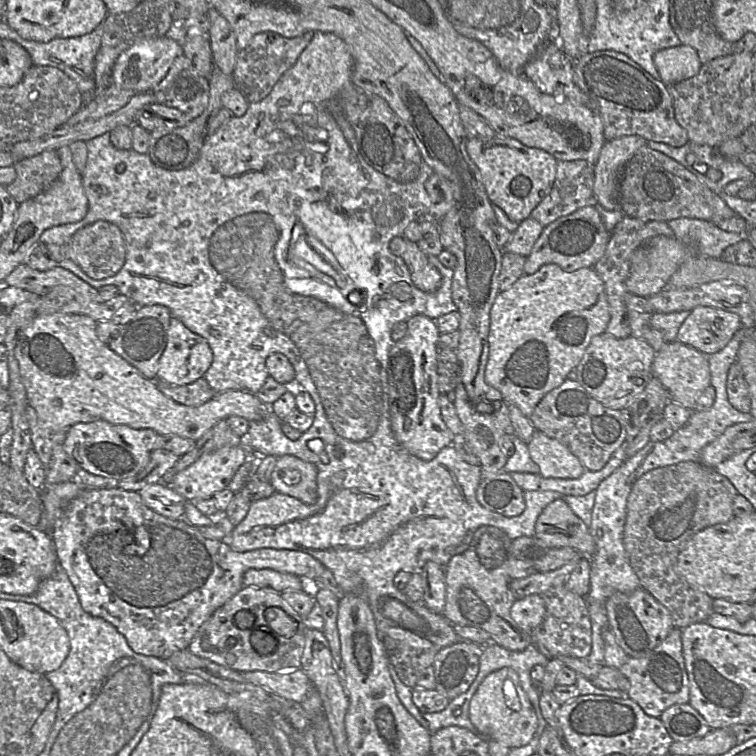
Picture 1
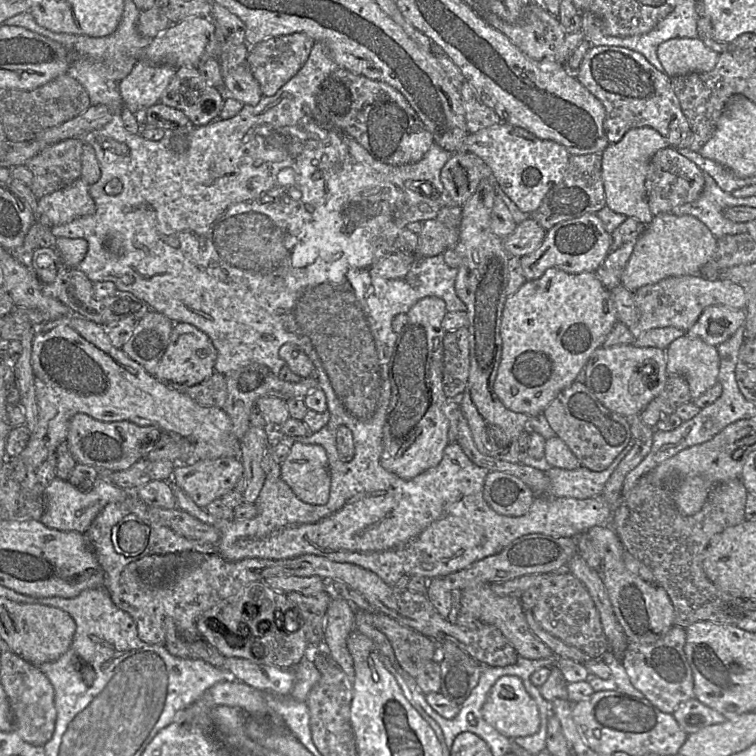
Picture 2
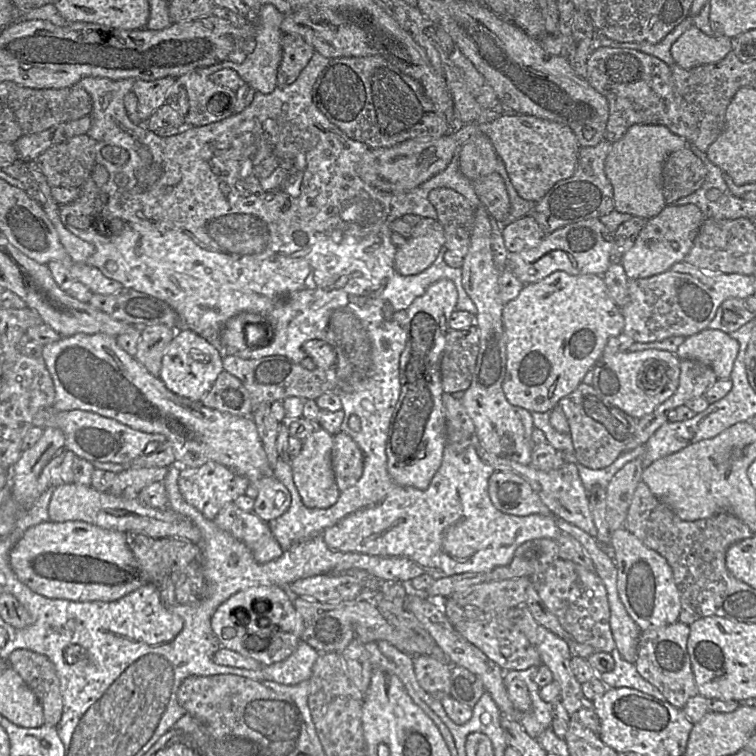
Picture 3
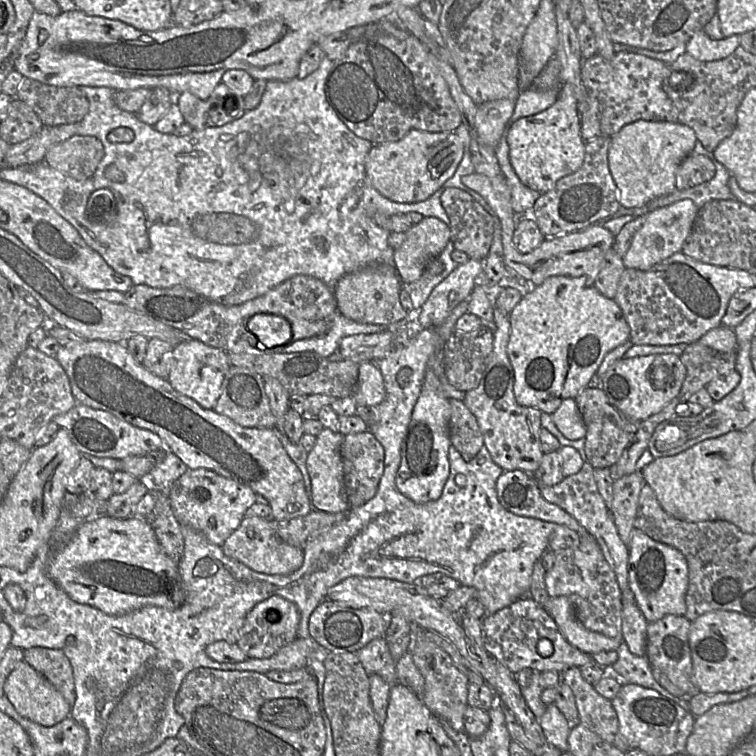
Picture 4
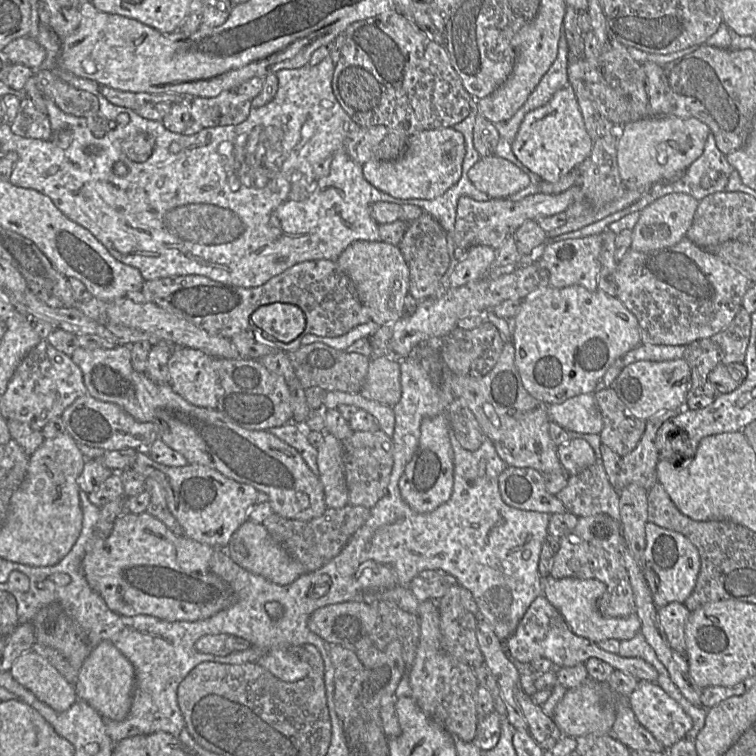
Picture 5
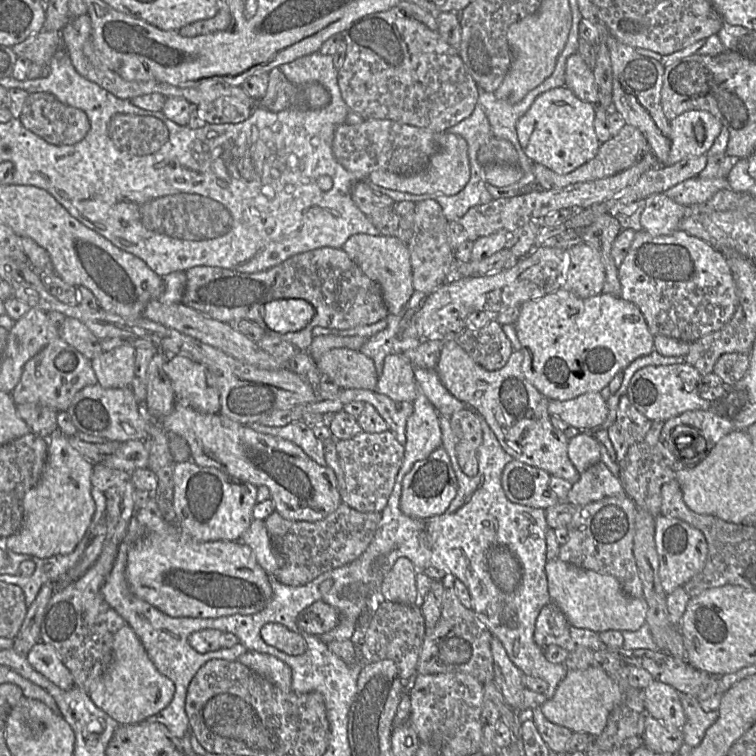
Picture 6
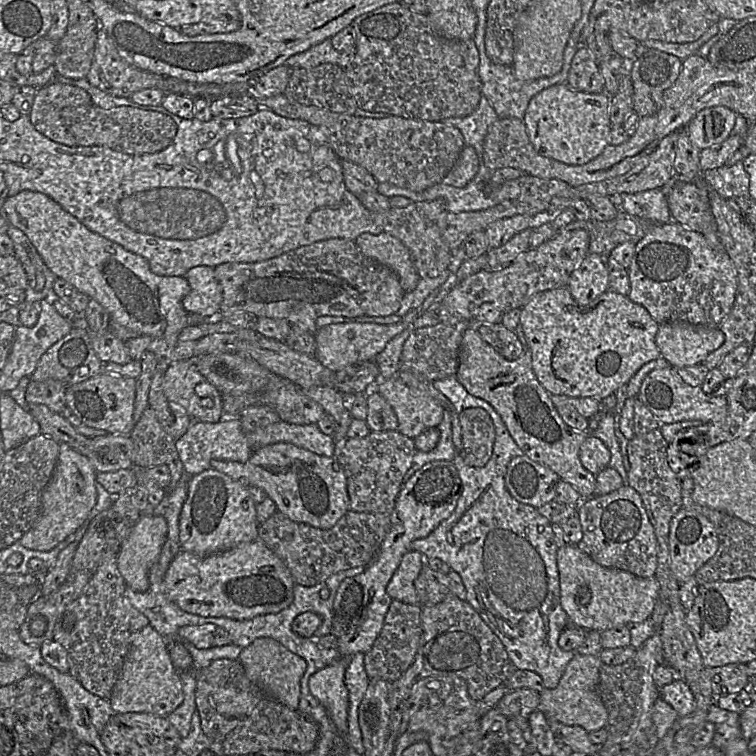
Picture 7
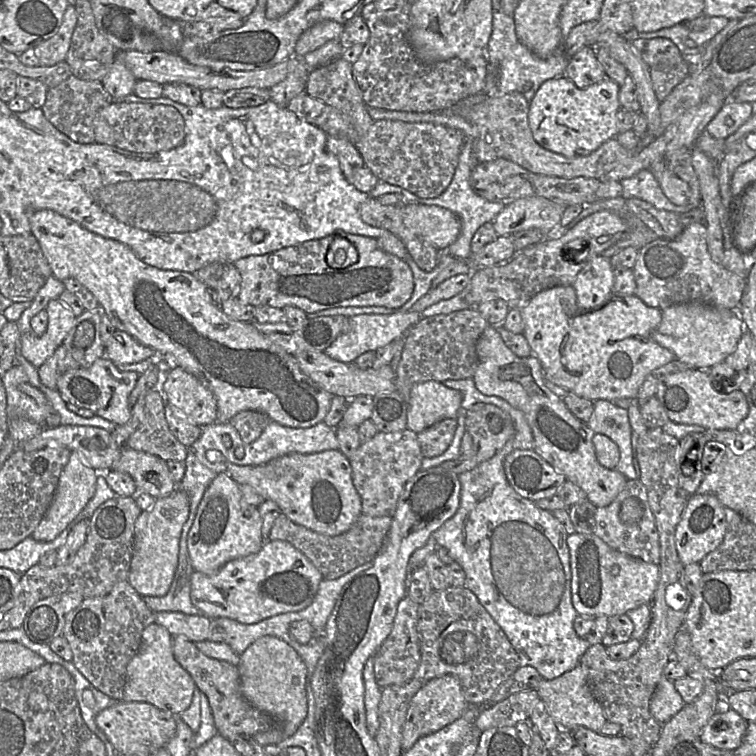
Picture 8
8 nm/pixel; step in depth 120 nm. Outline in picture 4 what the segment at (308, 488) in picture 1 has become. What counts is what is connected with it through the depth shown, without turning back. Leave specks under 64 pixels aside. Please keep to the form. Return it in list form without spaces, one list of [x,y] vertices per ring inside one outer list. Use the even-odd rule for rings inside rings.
[[[324,427],[316,436],[314,447],[308,452],[306,466],[311,479],[310,497],[314,510],[339,513],[346,512],[350,507],[346,500],[343,461],[340,453],[343,436]]]

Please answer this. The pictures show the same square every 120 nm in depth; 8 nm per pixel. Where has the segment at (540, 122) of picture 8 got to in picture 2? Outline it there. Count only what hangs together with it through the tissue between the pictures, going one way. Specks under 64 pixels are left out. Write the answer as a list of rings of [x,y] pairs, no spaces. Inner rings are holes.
[[[502,122],[468,133],[461,152],[480,157],[491,169],[493,182],[520,211],[529,214],[541,205],[548,191],[562,181],[570,157],[563,145],[539,139],[523,128]]]

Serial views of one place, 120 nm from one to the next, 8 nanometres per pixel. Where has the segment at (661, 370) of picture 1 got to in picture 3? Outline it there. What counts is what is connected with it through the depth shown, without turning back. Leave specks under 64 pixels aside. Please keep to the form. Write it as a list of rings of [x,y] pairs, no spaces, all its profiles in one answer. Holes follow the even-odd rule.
[[[704,329],[685,338],[675,355],[710,366],[718,380],[729,379],[740,349],[739,342],[717,329]]]

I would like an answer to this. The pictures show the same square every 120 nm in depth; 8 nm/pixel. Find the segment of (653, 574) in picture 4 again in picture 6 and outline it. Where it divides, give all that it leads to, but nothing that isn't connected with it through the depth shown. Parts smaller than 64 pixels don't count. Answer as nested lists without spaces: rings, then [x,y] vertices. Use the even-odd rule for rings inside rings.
[[[662,515],[655,518],[655,546],[659,558],[659,577],[667,595],[684,586],[701,572],[706,563],[708,545],[704,534],[680,519]]]

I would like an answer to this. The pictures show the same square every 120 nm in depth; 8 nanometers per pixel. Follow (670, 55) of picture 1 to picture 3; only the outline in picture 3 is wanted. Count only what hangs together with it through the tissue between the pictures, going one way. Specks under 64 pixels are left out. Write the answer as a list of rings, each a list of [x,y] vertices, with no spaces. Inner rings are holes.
[[[692,26],[673,43],[670,52],[675,64],[683,69],[692,69],[724,59],[731,51],[731,40],[708,36]]]

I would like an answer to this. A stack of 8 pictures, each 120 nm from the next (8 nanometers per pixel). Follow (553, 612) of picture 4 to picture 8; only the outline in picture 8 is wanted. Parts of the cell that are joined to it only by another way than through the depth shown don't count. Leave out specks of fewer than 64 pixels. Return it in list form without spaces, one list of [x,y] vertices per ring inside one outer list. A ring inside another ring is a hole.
[[[573,532],[567,538],[571,567],[571,600],[577,614],[608,618],[651,604],[660,577],[659,566],[608,546],[595,534]]]

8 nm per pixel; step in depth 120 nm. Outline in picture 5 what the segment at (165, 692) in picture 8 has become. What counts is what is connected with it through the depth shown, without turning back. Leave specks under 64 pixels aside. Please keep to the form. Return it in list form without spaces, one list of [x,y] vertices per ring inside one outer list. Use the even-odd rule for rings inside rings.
[[[102,641],[88,656],[78,672],[77,697],[105,719],[122,721],[129,714],[135,686],[135,670],[130,661],[110,642]]]

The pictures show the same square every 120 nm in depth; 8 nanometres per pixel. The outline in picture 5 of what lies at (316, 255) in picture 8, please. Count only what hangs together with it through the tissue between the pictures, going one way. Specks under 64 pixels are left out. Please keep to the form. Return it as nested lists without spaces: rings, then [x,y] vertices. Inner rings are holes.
[[[325,259],[295,264],[258,287],[245,288],[217,282],[201,275],[182,275],[145,281],[140,291],[165,311],[191,322],[211,335],[228,339],[251,329],[251,326],[256,327],[251,324],[250,317],[259,307],[275,302],[294,304],[303,310],[306,317],[303,333],[288,343],[271,341],[275,348],[285,352],[298,350],[302,346],[301,339],[304,335],[338,337],[371,321],[352,280],[335,261]]]

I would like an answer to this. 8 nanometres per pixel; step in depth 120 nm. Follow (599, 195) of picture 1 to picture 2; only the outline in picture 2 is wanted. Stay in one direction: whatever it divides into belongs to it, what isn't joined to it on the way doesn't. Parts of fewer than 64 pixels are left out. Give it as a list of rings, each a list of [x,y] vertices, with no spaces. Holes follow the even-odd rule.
[[[649,127],[630,129],[619,142],[609,143],[601,153],[601,177],[606,206],[627,218],[635,218],[645,225],[650,224],[654,216],[646,199],[645,179],[653,155],[658,150],[669,146],[667,140],[659,132]]]

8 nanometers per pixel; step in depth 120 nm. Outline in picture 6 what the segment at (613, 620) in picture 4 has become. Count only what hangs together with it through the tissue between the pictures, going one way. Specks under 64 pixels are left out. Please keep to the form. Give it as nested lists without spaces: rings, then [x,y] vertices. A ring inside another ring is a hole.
[[[608,497],[577,507],[571,522],[567,525],[567,542],[560,546],[558,559],[580,569],[591,570],[600,574],[612,575],[620,583],[623,591],[634,598],[643,597],[643,585],[639,577],[637,564],[633,555],[633,543],[636,529],[637,505],[628,497]]]

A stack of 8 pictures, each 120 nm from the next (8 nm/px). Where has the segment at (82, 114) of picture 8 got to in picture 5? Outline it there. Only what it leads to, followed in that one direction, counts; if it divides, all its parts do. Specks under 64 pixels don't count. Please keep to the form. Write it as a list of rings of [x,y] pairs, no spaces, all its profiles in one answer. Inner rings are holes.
[[[22,98],[14,121],[10,124],[11,131],[24,138],[51,140],[52,130],[50,121],[44,113],[39,111],[31,101]]]

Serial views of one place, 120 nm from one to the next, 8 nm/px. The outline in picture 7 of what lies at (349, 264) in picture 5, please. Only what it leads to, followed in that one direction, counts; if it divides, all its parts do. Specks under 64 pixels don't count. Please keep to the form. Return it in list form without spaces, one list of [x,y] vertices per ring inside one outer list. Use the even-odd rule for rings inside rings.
[[[382,231],[378,234],[362,233],[354,241],[365,256],[387,266],[397,275],[405,293],[415,289],[420,277],[413,264],[409,250],[398,238]]]

